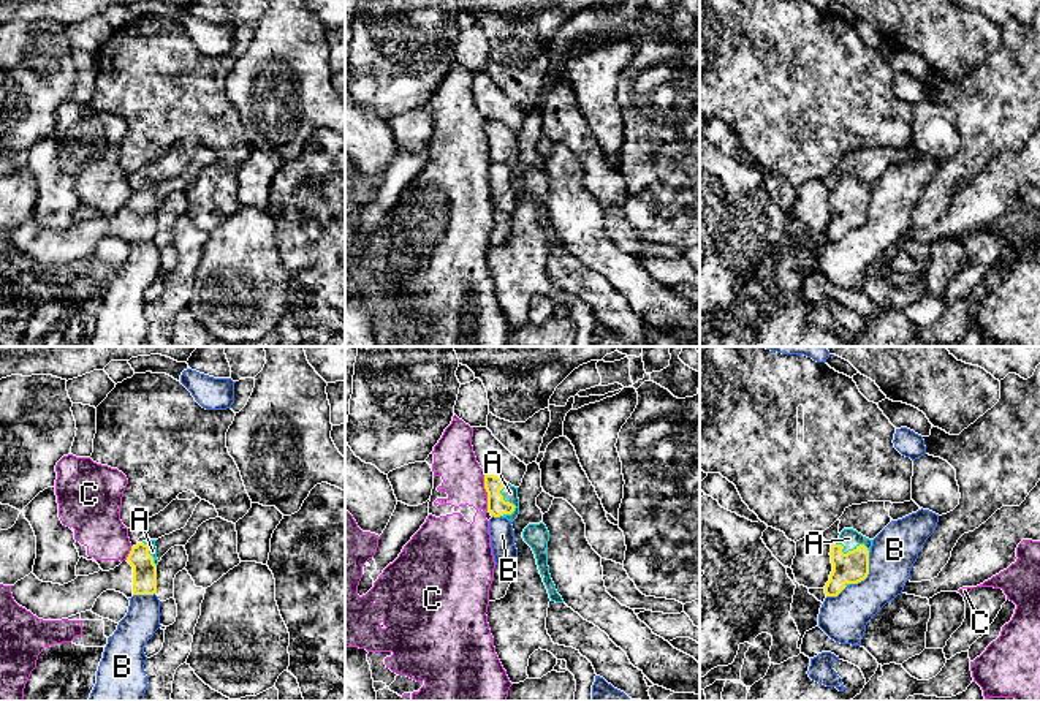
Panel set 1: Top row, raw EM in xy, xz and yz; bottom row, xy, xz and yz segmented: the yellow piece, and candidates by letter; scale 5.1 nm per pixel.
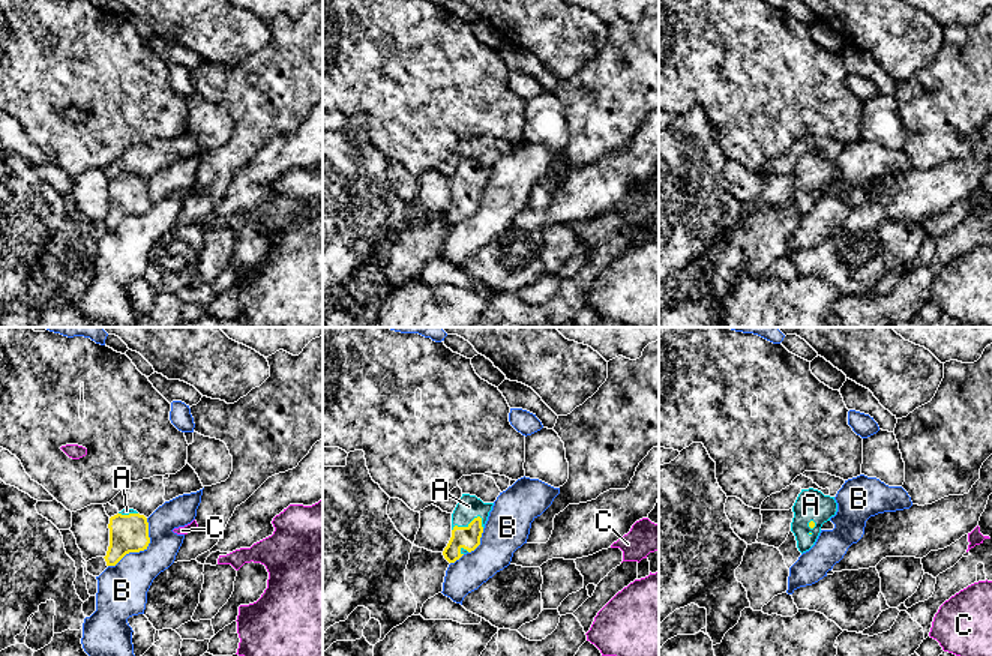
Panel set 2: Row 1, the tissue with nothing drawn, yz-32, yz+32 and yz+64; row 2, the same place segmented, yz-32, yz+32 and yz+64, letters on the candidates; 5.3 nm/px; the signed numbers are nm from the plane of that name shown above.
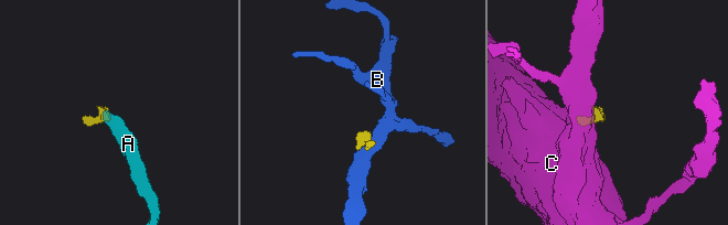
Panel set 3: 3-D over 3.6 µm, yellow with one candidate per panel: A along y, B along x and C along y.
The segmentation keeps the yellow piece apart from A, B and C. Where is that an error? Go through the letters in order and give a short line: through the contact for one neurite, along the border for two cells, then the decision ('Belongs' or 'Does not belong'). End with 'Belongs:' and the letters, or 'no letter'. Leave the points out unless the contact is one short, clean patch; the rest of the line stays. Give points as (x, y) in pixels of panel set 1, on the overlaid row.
A: Line: xz (497, 507), (507, 502), (510, 492). Belongs
B: Line: yz (869, 553), (869, 573), (850, 584). Does not belong
C: Line: xz (485, 473), (488, 510). Does not belong
Belongs: A

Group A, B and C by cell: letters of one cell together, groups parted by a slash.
A / B / C

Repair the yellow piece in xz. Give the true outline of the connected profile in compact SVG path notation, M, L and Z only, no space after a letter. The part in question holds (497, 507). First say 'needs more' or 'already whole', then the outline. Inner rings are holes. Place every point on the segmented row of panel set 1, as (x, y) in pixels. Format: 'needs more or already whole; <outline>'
needs more; M484 475L484 489L491 516L502 516L513 522L519 514L518 487L507 483L502 476Z

